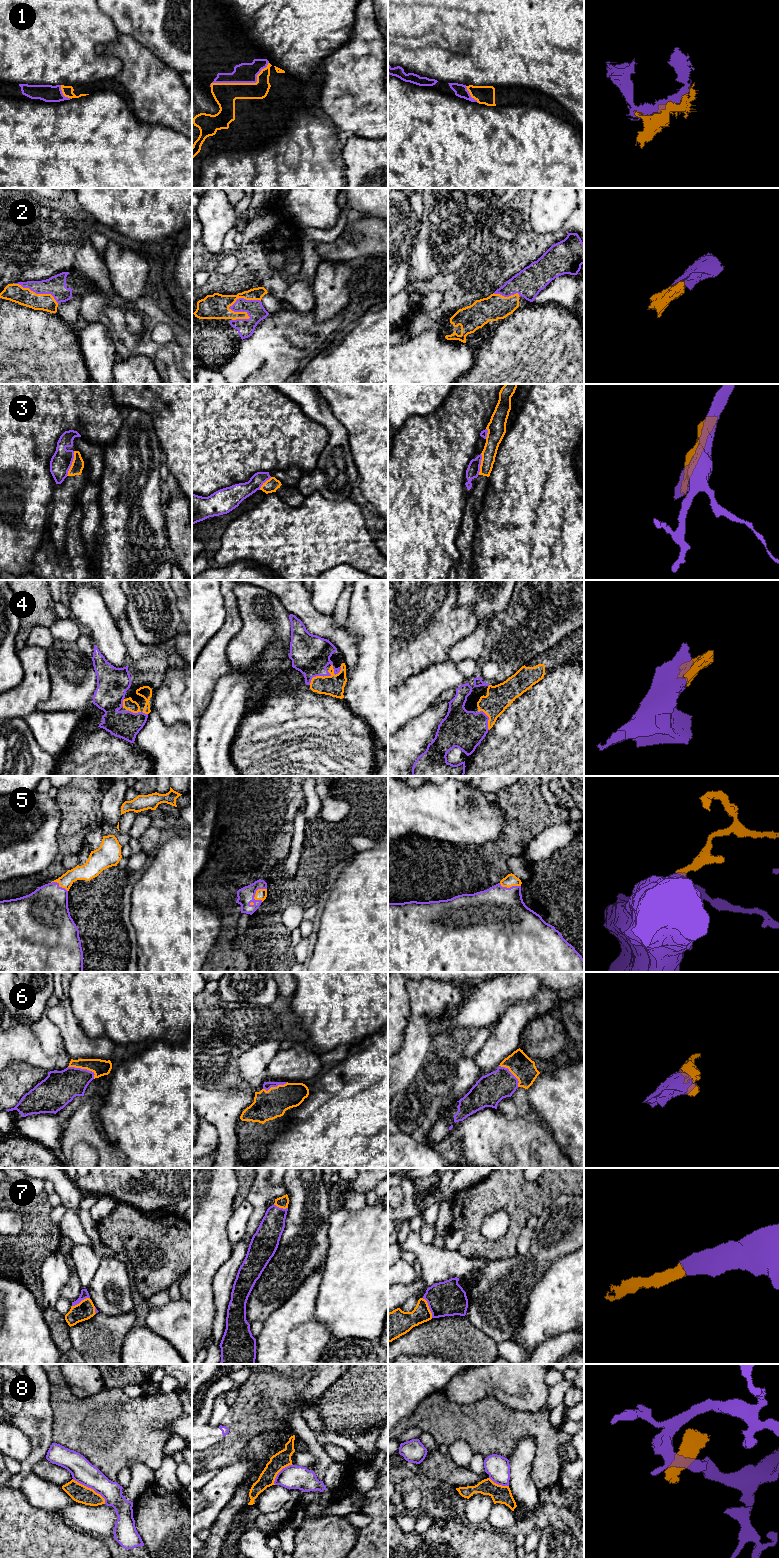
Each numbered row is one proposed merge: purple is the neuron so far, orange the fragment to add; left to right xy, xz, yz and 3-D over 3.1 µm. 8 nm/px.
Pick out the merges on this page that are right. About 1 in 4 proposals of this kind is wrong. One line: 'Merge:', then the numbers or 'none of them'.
Merge: 1, 2, 4, 5, 6, 7

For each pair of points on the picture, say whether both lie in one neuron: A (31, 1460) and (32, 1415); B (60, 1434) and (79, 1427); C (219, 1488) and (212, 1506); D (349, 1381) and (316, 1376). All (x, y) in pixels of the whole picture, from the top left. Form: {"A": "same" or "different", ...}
{"A": "same", "B": "same", "C": "same", "D": "different"}

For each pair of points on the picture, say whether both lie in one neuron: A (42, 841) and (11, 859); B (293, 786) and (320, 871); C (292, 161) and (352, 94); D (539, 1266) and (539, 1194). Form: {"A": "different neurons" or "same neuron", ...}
{"A": "same neuron", "B": "different neurons", "C": "different neurons", "D": "different neurons"}

